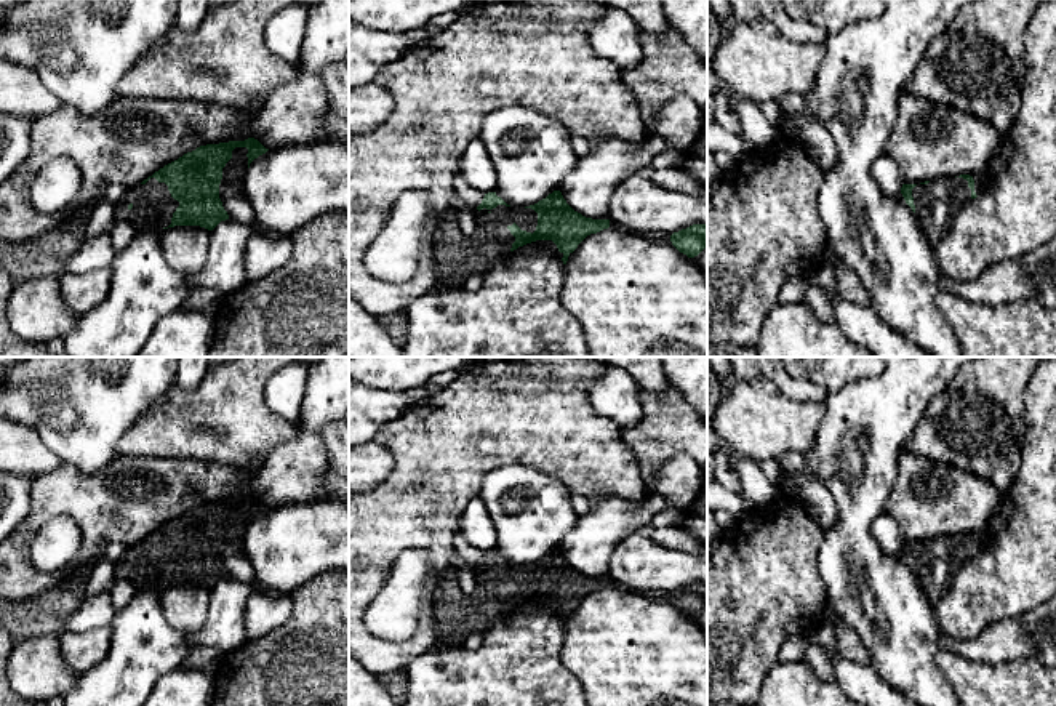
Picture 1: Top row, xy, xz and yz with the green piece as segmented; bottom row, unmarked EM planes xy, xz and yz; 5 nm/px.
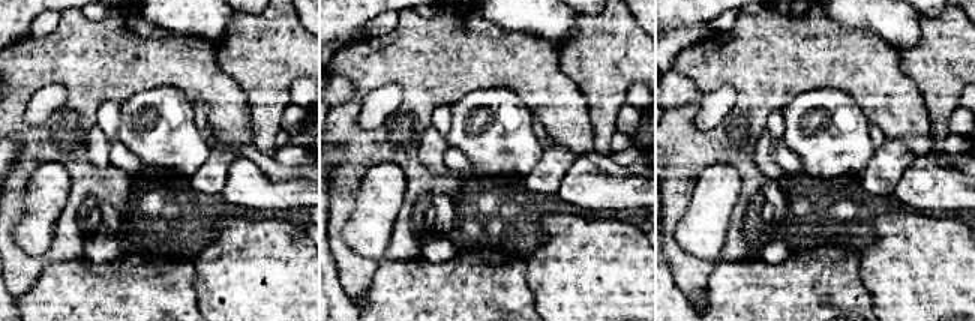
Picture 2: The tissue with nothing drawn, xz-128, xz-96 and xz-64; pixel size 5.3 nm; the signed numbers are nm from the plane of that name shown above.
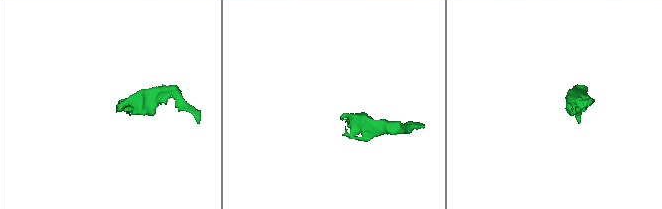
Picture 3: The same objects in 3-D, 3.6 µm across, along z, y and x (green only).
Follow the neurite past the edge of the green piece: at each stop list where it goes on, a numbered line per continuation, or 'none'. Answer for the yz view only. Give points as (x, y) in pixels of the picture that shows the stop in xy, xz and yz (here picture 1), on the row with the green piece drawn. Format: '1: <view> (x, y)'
1: yz (936, 202)

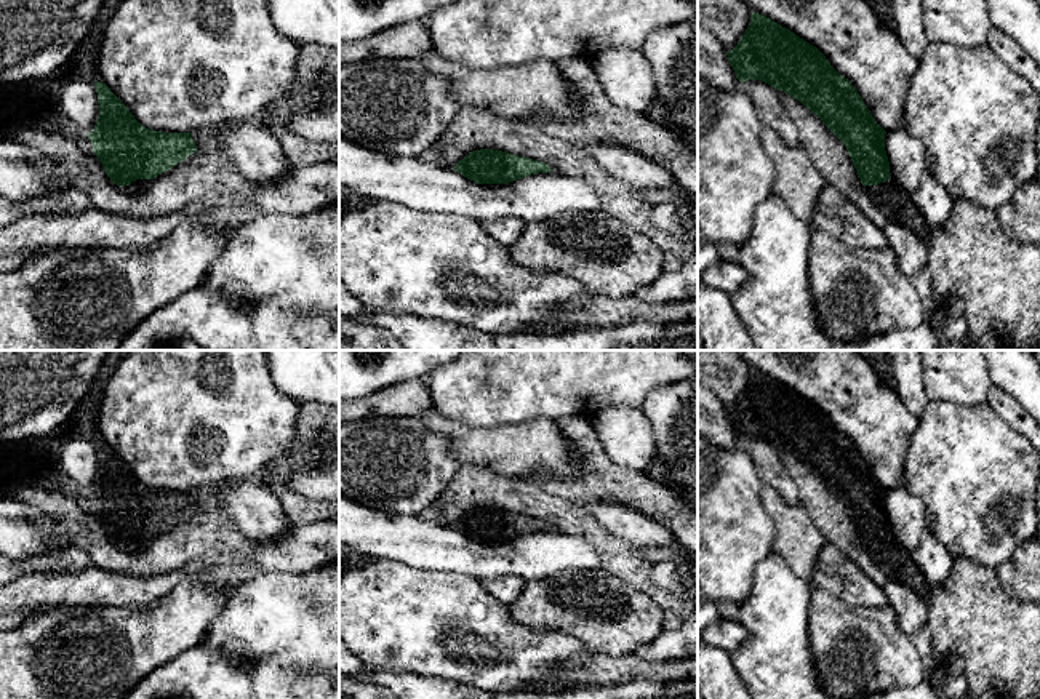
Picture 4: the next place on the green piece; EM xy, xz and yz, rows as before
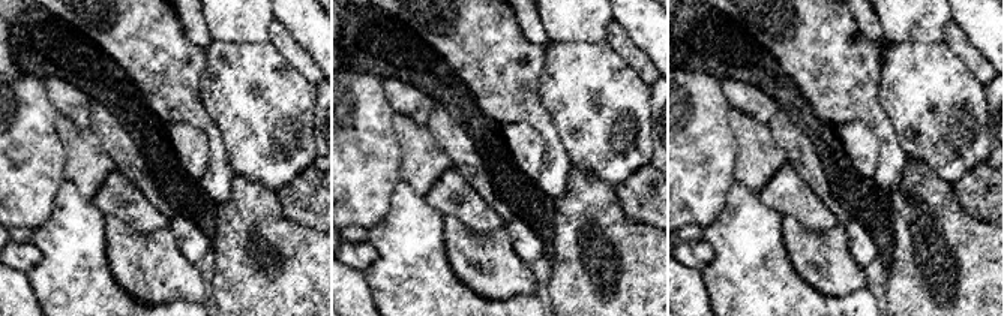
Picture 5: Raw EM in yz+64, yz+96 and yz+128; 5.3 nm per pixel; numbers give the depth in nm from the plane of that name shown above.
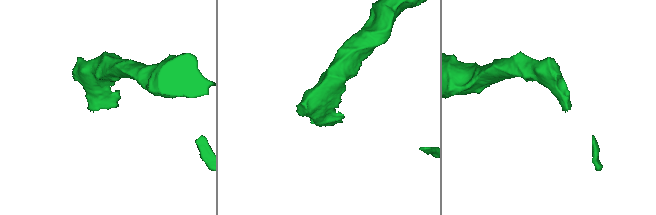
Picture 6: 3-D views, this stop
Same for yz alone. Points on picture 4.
1: yz (898, 207)

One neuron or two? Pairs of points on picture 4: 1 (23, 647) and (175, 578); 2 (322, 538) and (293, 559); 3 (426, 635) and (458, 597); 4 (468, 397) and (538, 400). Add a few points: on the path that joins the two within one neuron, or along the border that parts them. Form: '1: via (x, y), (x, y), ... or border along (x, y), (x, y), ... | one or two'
1: border along (149, 603), (141, 607), (74, 607) | two
2: via (316, 541), (300, 552) | one
3: via (436, 626), (455, 607) | one
4: via (485, 397), (520, 397) | one

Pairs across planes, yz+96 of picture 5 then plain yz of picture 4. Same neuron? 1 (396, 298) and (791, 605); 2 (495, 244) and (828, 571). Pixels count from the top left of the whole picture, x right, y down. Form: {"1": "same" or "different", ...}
{"1": "same", "2": "different"}

